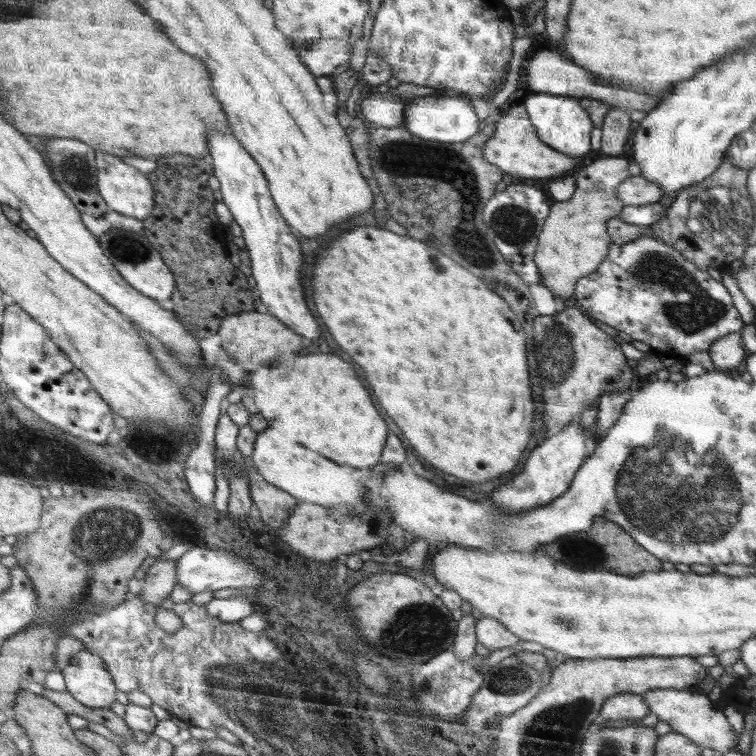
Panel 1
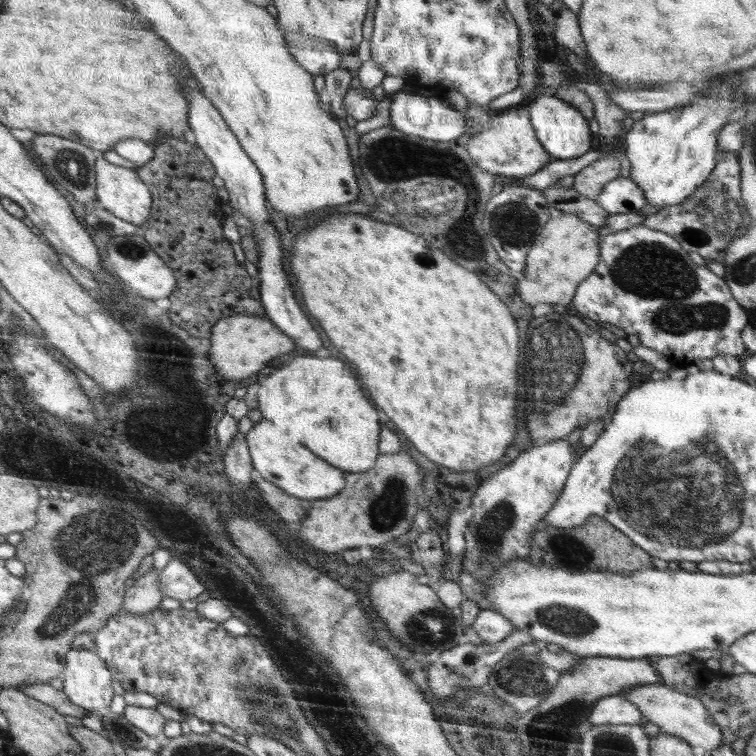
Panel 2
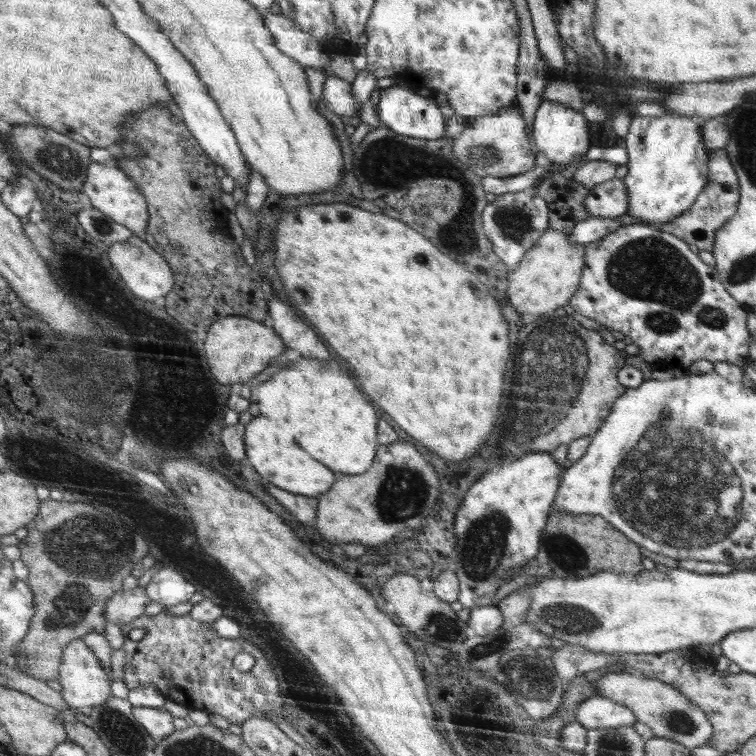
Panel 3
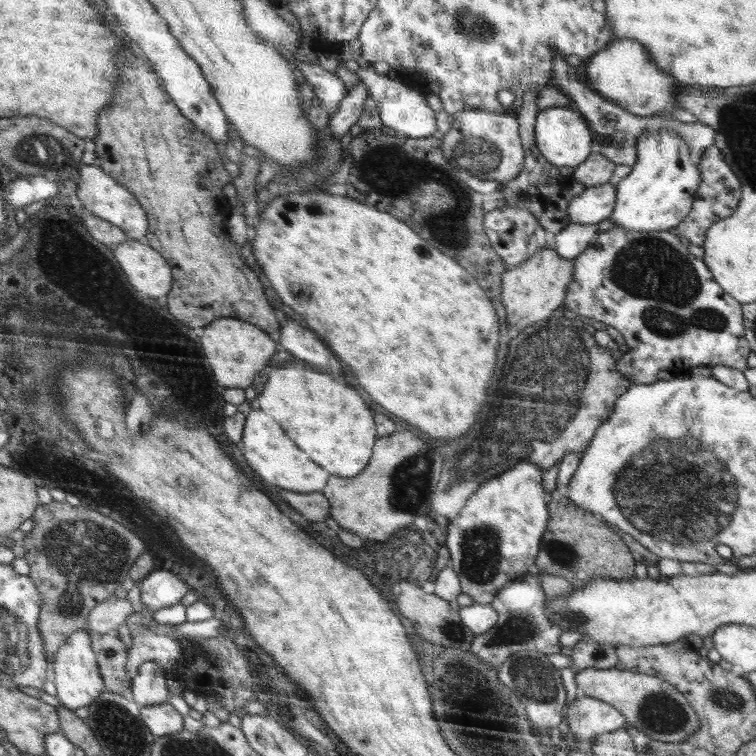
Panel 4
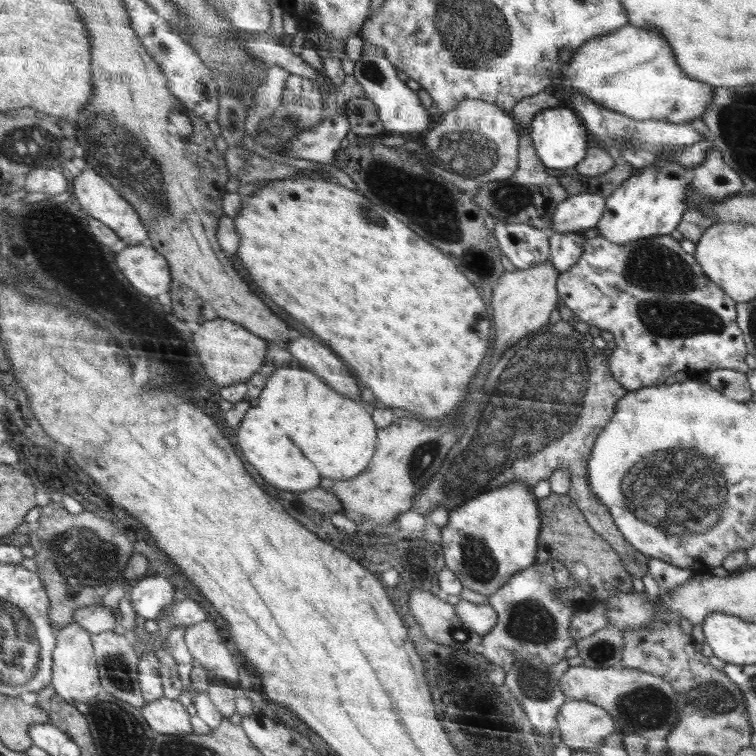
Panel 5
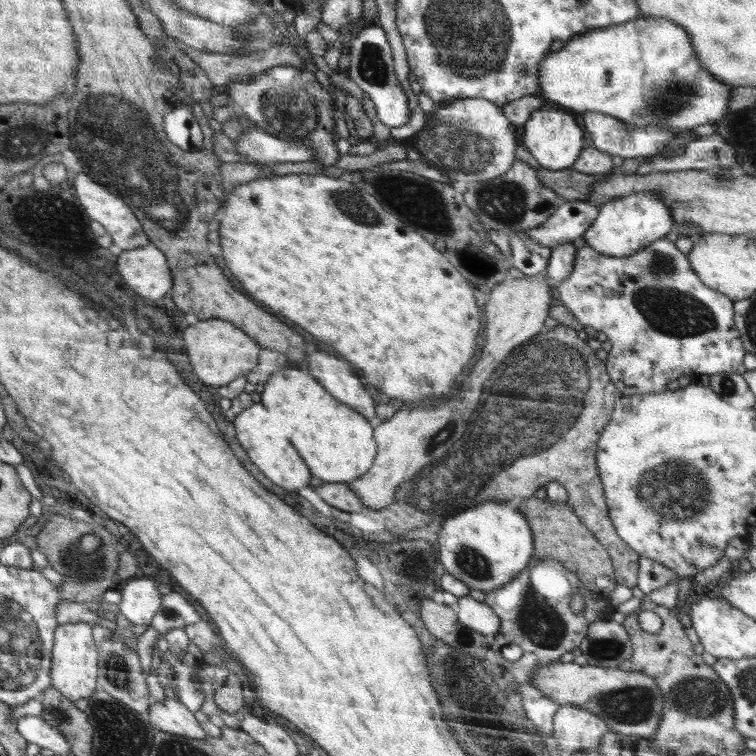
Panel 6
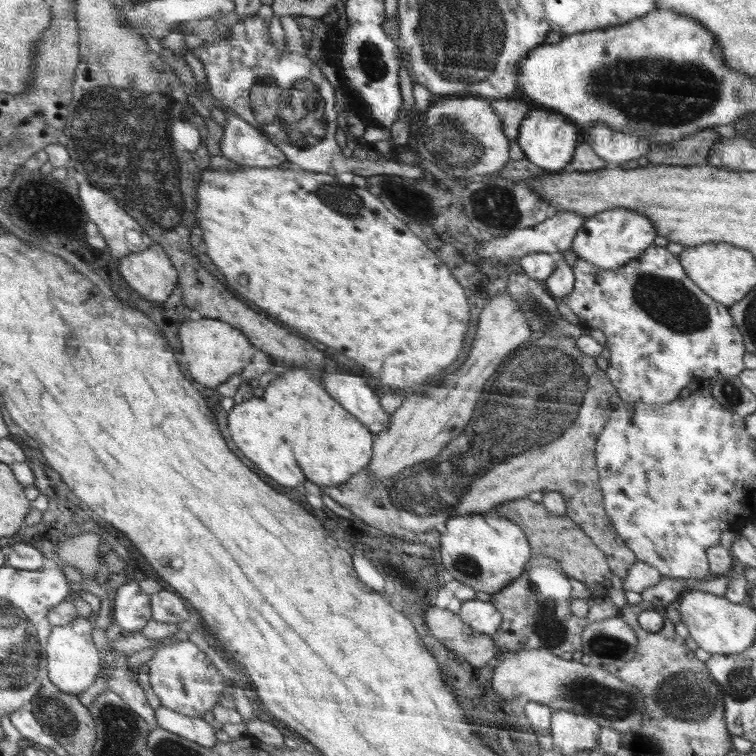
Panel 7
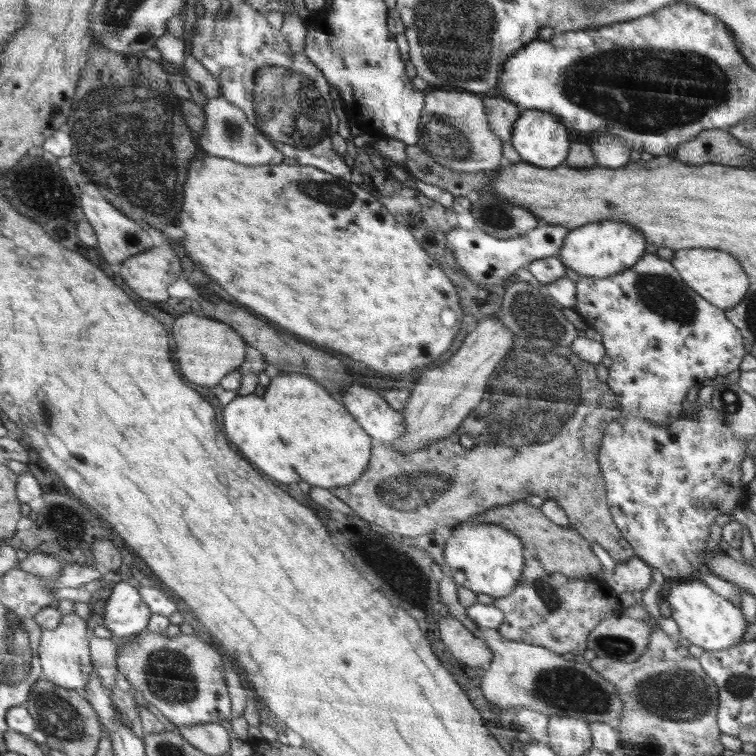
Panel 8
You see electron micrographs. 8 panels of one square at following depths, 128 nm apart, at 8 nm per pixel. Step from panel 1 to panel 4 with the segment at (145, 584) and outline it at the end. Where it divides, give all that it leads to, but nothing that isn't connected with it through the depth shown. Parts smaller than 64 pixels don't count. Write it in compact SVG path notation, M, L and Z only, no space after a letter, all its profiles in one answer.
M123 594L113 595L108 602L101 602L90 612L88 626L90 632L98 634L114 633L125 620L134 614L132 604Z

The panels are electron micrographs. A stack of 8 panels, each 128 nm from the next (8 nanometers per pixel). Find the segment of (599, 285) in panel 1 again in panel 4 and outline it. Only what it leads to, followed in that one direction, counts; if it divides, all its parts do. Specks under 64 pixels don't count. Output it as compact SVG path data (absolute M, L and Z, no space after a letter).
M615 227L608 231L600 232L596 240L586 249L582 254L579 254L575 259L575 274L574 281L571 282L570 287L567 288L566 301L564 306L577 315L604 322L604 324L616 328L624 337L625 344L628 346L628 352L620 356L618 362L618 369L624 378L628 378L630 382L636 384L648 384L658 380L658 372L672 368L676 362L682 364L681 368L694 368L700 364L716 366L731 366L744 372L749 366L747 365L747 358L751 354L746 338L744 338L744 326L742 326L742 308L740 308L739 299L732 298L727 291L715 281L715 275L710 271L707 263L703 259L698 258L688 251L688 247L684 245L677 235L670 231L664 230L626 230L625 228Z

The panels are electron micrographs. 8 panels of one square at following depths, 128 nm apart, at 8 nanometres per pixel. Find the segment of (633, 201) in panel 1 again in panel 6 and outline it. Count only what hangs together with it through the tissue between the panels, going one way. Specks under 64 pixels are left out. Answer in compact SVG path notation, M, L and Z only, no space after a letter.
M585 200L565 201L540 226L526 231L530 240L556 248L580 238L599 216L599 208Z

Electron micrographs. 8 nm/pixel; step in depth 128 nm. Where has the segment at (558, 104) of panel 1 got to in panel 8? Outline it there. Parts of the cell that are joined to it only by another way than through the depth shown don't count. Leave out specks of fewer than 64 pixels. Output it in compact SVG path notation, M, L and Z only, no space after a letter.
M526 110L521 111L518 120L514 122L511 141L514 150L518 152L524 163L530 163L537 167L555 169L560 166L564 160L567 160L570 140L568 140L567 126L558 124L549 112L544 110Z

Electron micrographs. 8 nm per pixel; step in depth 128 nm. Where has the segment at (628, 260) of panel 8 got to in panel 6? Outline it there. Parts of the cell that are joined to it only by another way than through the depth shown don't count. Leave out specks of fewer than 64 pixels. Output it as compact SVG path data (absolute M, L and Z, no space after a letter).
M633 192L603 203L599 208L599 216L583 234L583 238L587 246L604 256L628 256L666 236L674 226L672 208L661 201L659 194Z

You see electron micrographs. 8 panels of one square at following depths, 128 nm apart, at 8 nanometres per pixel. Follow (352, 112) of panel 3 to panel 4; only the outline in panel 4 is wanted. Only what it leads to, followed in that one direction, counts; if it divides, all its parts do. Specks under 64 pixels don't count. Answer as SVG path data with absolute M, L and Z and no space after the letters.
M299 63L300 72L306 77L307 83L314 89L316 99L330 114L338 110L340 102L347 95L342 79L336 74L323 70L319 64Z

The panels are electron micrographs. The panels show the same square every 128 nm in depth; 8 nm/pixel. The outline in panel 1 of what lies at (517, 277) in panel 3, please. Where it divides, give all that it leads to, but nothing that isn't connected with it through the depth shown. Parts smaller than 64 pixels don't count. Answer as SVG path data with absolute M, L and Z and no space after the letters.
M608 155L578 168L573 174L576 188L568 201L552 203L537 238L533 261L541 273L541 284L554 296L569 299L580 278L595 272L613 242L607 234L607 220L623 213L626 205L615 196L620 183L630 177L626 158Z

